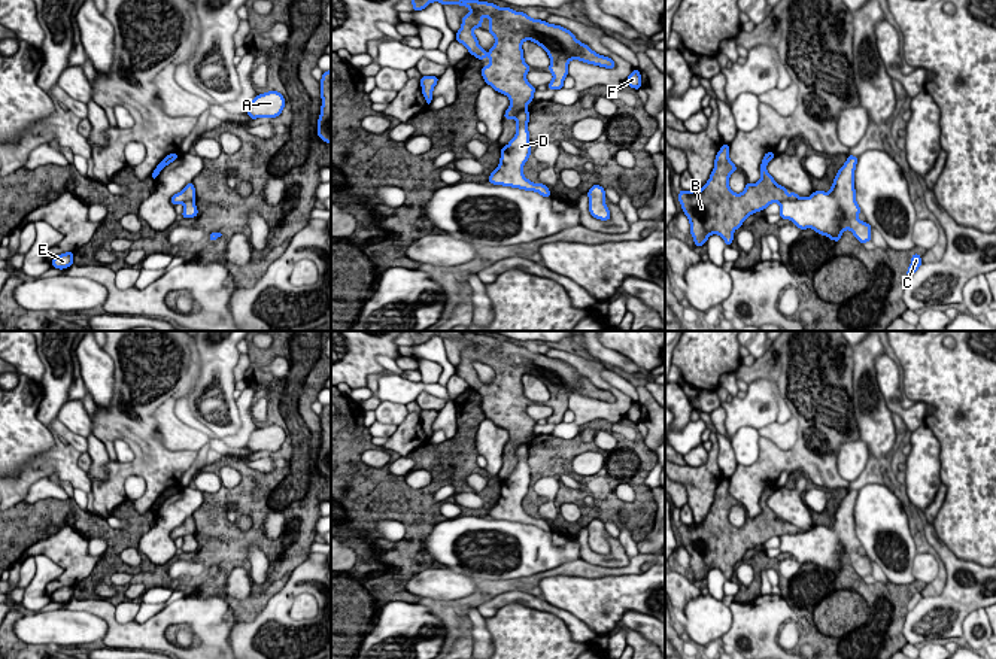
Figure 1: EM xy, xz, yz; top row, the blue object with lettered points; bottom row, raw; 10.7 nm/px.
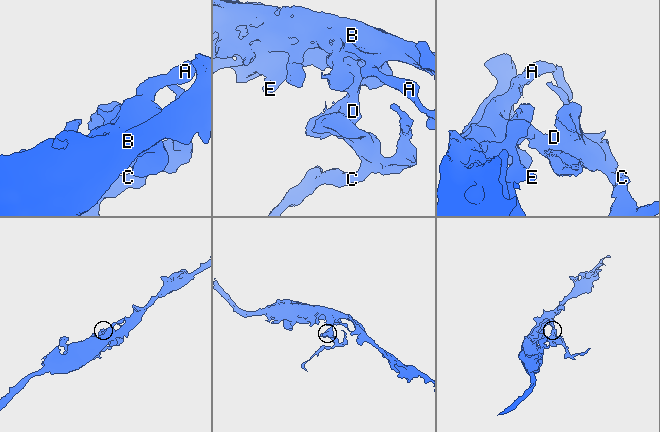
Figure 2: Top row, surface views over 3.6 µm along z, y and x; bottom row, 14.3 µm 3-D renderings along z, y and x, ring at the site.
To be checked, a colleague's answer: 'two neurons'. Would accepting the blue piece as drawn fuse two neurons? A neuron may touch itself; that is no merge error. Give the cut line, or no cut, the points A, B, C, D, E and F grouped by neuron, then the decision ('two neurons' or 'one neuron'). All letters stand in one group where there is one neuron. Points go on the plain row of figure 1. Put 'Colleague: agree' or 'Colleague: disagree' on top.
Colleague: agree
xz (527, 443), (515, 452) | A B E F / C D | two neurons

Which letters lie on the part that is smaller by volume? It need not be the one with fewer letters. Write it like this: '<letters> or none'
C, D

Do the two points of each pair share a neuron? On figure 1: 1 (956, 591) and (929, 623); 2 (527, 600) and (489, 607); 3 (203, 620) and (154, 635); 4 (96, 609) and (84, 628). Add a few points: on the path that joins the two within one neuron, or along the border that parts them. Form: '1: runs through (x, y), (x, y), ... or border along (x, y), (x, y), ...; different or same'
1: runs through (954, 598), (937, 616); same
2: runs through (518, 598), (498, 601); same
3: runs through (190, 617), (169, 617), (164, 622); same
4: border along (61, 609), (99, 616), (108, 626), (105, 637); different

